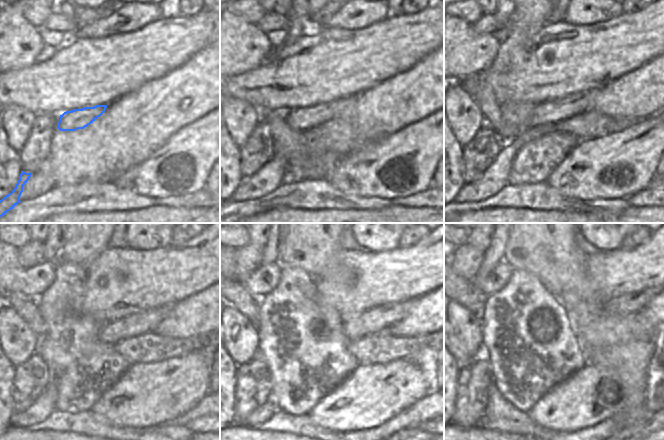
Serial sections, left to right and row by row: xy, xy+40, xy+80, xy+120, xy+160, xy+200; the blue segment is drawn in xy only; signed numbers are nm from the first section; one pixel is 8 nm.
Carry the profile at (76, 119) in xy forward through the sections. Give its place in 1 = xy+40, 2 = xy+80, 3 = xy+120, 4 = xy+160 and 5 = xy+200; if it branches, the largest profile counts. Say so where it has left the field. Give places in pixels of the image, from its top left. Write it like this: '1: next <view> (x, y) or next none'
1: next xy+40 (305, 118)
2: next xy+80 (561, 109)
3: next xy+120 (147, 321)
4: next xy+160 (373, 320)
5: next xy+200 (621, 306)

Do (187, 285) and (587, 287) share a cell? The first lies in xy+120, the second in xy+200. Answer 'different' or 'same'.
different

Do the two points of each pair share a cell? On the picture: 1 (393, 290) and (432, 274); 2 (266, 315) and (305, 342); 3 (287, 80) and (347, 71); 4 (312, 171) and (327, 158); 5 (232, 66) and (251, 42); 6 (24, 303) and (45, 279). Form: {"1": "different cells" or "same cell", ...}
{"1": "same cell", "2": "same cell", "3": "same cell", "4": "same cell", "5": "same cell", "6": "different cells"}

